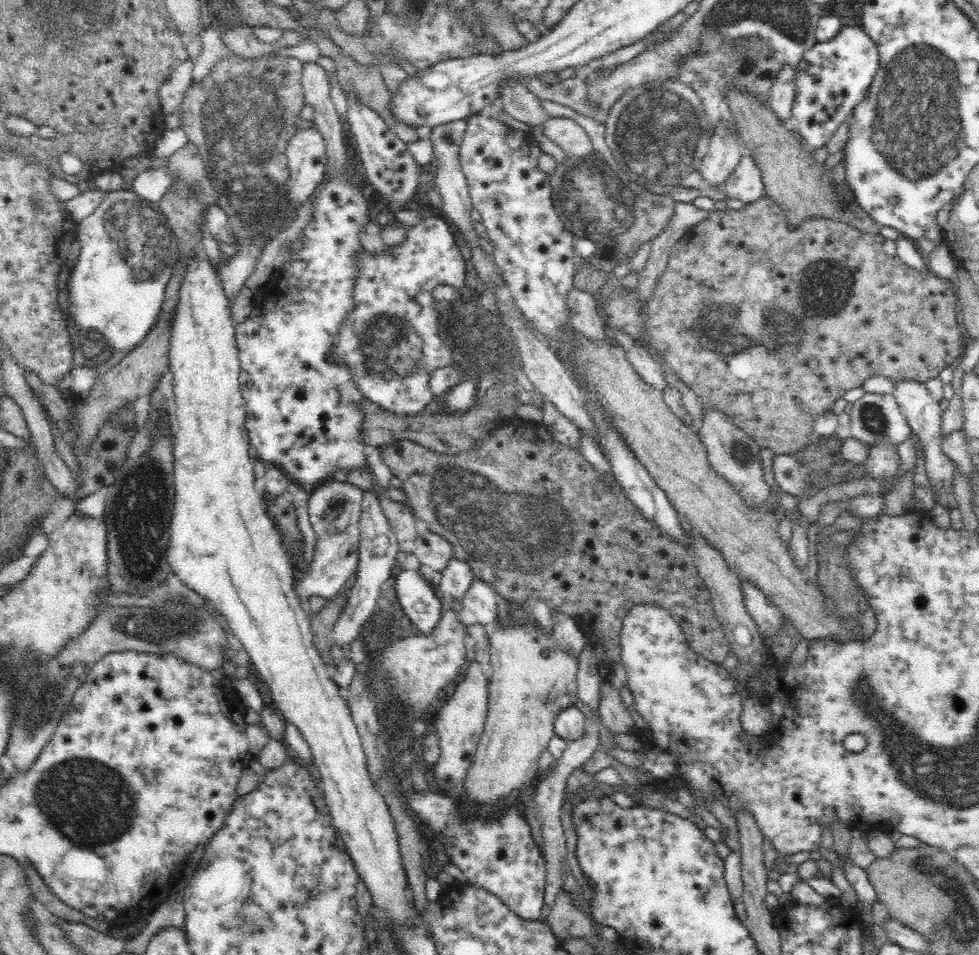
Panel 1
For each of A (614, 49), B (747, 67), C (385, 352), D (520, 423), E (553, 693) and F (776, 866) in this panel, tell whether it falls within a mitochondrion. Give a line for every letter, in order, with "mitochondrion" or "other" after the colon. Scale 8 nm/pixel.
A: other
B: mitochondrion
C: mitochondrion
D: other
E: mitochondrion
F: other

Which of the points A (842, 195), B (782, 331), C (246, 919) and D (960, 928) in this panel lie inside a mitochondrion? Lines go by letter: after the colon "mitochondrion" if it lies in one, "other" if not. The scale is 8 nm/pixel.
A: mitochondrion
B: mitochondrion
C: mitochondrion
D: mitochondrion

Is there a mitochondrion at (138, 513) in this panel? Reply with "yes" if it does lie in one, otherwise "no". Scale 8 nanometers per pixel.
yes

